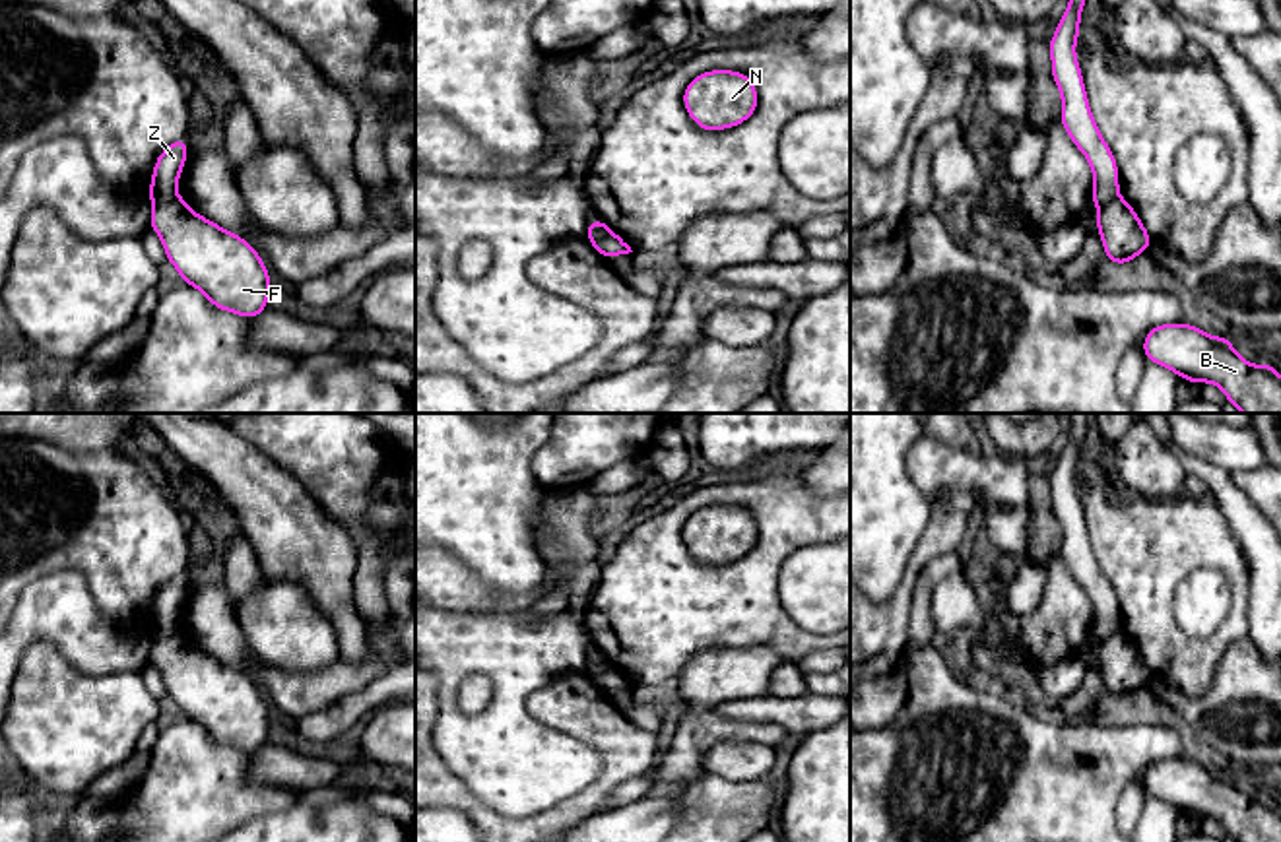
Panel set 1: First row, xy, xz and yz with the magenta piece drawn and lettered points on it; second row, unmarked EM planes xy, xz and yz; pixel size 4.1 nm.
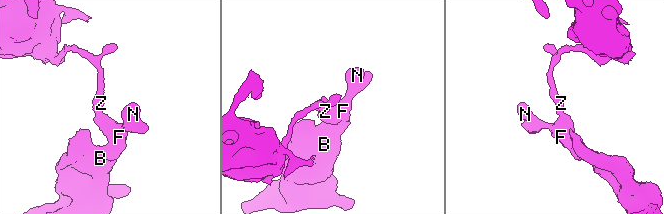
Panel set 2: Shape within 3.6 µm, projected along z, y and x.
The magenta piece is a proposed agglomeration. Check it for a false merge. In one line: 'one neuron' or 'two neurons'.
two neurons

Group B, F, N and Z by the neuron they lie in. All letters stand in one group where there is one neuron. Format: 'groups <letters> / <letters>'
groups B F N / Z

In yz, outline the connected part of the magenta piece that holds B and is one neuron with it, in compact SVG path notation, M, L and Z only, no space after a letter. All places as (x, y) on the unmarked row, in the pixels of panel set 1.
M1161 759L1145 768L1143 790L1184 815L1219 821L1238 842L1281 842L1281 811L1273 799L1250 799L1227 770L1209 770L1192 759Z

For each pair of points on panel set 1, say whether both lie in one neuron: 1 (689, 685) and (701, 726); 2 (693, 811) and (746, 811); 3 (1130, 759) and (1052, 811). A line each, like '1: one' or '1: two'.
1: two
2: one
3: one

